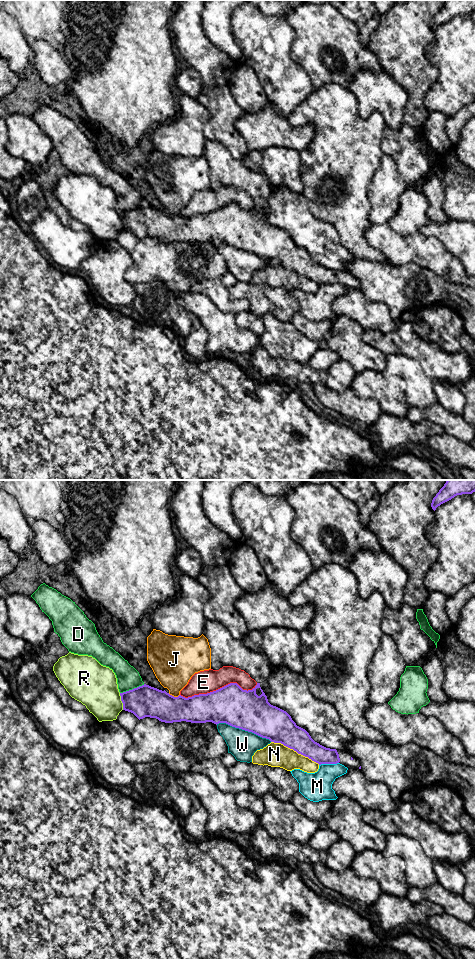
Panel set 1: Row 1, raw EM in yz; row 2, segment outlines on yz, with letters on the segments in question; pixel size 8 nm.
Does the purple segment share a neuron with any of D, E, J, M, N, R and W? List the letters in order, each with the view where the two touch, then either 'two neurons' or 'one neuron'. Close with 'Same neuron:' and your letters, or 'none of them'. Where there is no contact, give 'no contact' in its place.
D: meets purple in yz; two neurons
E: meets purple in yz; two neurons
J: meets purple in yz; two neurons
M: meets purple in yz; two neurons
N: meets purple in yz; two neurons
R: meets purple in yz; two neurons
W: meets purple in yz; two neurons
Same neuron: none of them

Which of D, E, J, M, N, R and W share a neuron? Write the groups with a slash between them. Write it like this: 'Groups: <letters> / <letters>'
Groups: D / E / J / M / N / R / W

